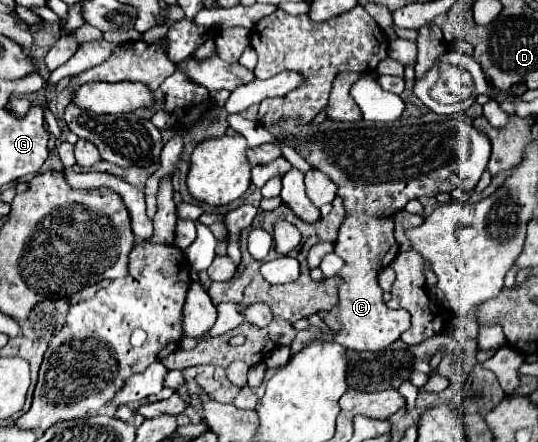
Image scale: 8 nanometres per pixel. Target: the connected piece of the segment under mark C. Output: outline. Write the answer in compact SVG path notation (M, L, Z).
M460 117L440 121L440 123L426 123L426 125L412 125L412 127L390 127L390 129L354 129L352 131L336 131L324 133L316 139L308 141L300 155L314 167L326 173L336 185L338 195L344 199L348 217L342 223L336 239L336 255L340 255L346 265L342 267L340 275L344 283L340 285L340 323L342 329L334 337L338 343L356 349L356 351L382 351L390 347L404 331L410 329L410 313L404 309L390 309L382 299L382 289L376 281L378 271L388 267L394 257L398 255L400 247L394 239L394 225L392 213L402 209L406 201L418 197L434 197L438 191L454 191L456 187L464 189L466 193L474 191L476 183L480 181L482 171L488 165L490 157L490 141L484 133L478 133L470 123Z

